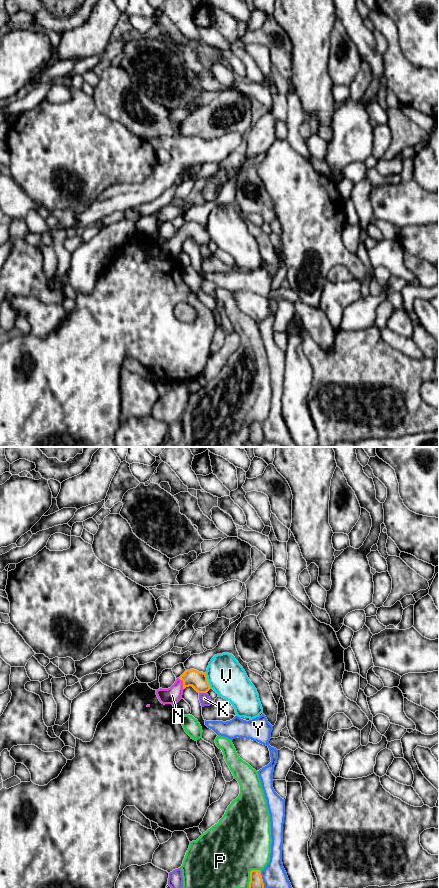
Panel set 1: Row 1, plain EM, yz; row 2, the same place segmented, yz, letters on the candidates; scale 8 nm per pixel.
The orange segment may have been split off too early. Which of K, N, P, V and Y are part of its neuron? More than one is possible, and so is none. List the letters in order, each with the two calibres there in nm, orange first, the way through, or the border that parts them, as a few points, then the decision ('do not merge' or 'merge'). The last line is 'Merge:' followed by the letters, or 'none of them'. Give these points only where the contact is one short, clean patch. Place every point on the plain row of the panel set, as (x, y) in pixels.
K: calibres 140 and 90 nm; do not merge
N: calibres 140 and 140 nm; merge
P: calibres 120 and 480 nm; do not merge
V: calibres 140 and 300 nm; do not merge
Y: calibres 120 and 200 nm; do not merge
Merge: N

